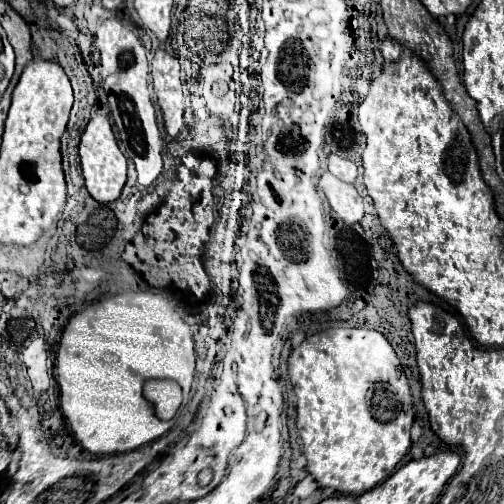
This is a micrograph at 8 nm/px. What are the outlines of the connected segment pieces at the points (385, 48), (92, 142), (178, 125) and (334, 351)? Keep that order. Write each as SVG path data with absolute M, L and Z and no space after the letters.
M386 36L384 42L382 42L382 56L384 56L384 60L392 62L392 60L400 58L400 54L402 54L400 42L396 42L396 38L392 38L392 36Z
M92 116L92 120L88 122L88 126L86 126L86 130L81 136L78 148L80 148L80 162L84 182L86 182L86 188L88 188L90 196L94 200L102 202L102 204L114 202L120 196L120 192L126 184L128 162L126 162L126 156L120 152L120 148L116 144L112 126L110 126L106 116Z
M156 50L152 60L152 78L166 132L176 138L184 128L184 90L178 60L164 50Z
M330 328L326 332L318 332L314 336L308 336L300 346L296 346L290 356L288 356L288 376L290 376L290 382L294 386L294 392L296 392L296 412L298 412L298 418L296 418L296 426L298 426L298 432L300 432L300 438L302 438L302 446L304 446L304 456L308 458L308 472L316 478L316 482L322 486L322 488L334 488L338 492L346 492L346 494L364 494L368 490L372 490L374 486L378 486L382 480L386 480L398 466L398 462L406 456L406 452L410 450L412 442L410 442L410 428L412 428L412 422L414 422L414 412L412 412L412 396L410 396L410 386L408 386L408 378L404 374L404 368L392 348L392 344L388 342L388 338L378 332L378 330L372 330L372 328Z

